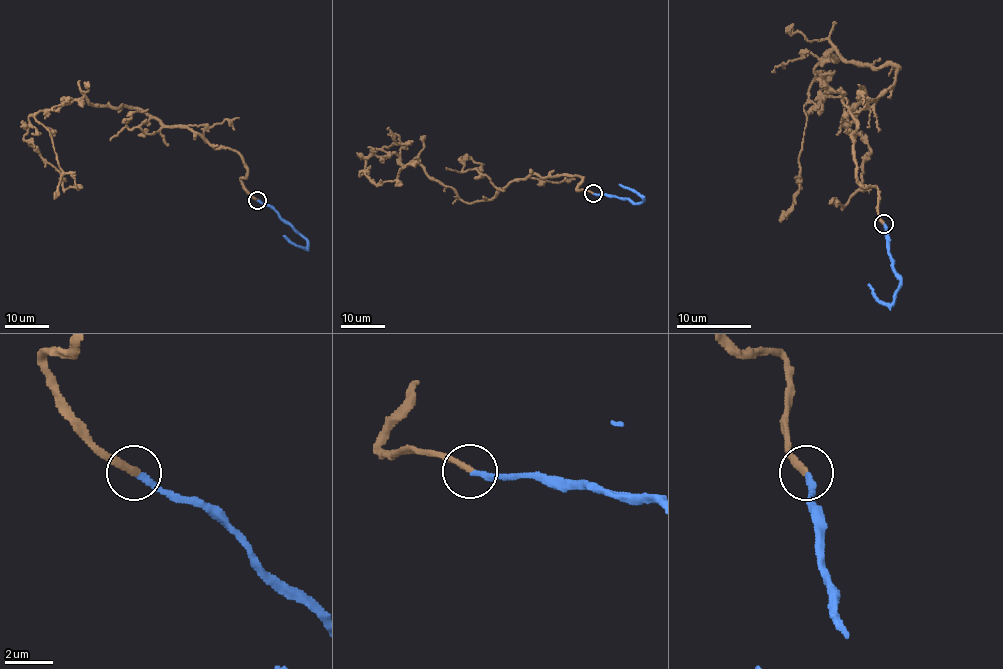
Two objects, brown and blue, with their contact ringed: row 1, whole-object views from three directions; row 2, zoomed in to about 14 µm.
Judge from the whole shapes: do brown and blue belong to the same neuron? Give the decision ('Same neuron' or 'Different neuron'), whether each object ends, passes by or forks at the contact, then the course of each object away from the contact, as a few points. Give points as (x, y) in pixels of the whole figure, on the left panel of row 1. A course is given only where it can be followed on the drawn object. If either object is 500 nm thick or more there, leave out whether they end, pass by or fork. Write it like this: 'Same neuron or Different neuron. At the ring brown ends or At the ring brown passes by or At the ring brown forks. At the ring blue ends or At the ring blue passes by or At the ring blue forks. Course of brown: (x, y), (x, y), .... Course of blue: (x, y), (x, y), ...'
Same neuron. At the ring brown ends. At the ring blue ends. Course of brown: (257, 200), (235, 151), (83, 97), (35, 112), (24, 135), (65, 188), (82, 187). Course of blue: (257, 200), (268, 204), (307, 245), (297, 246), (283, 235)

